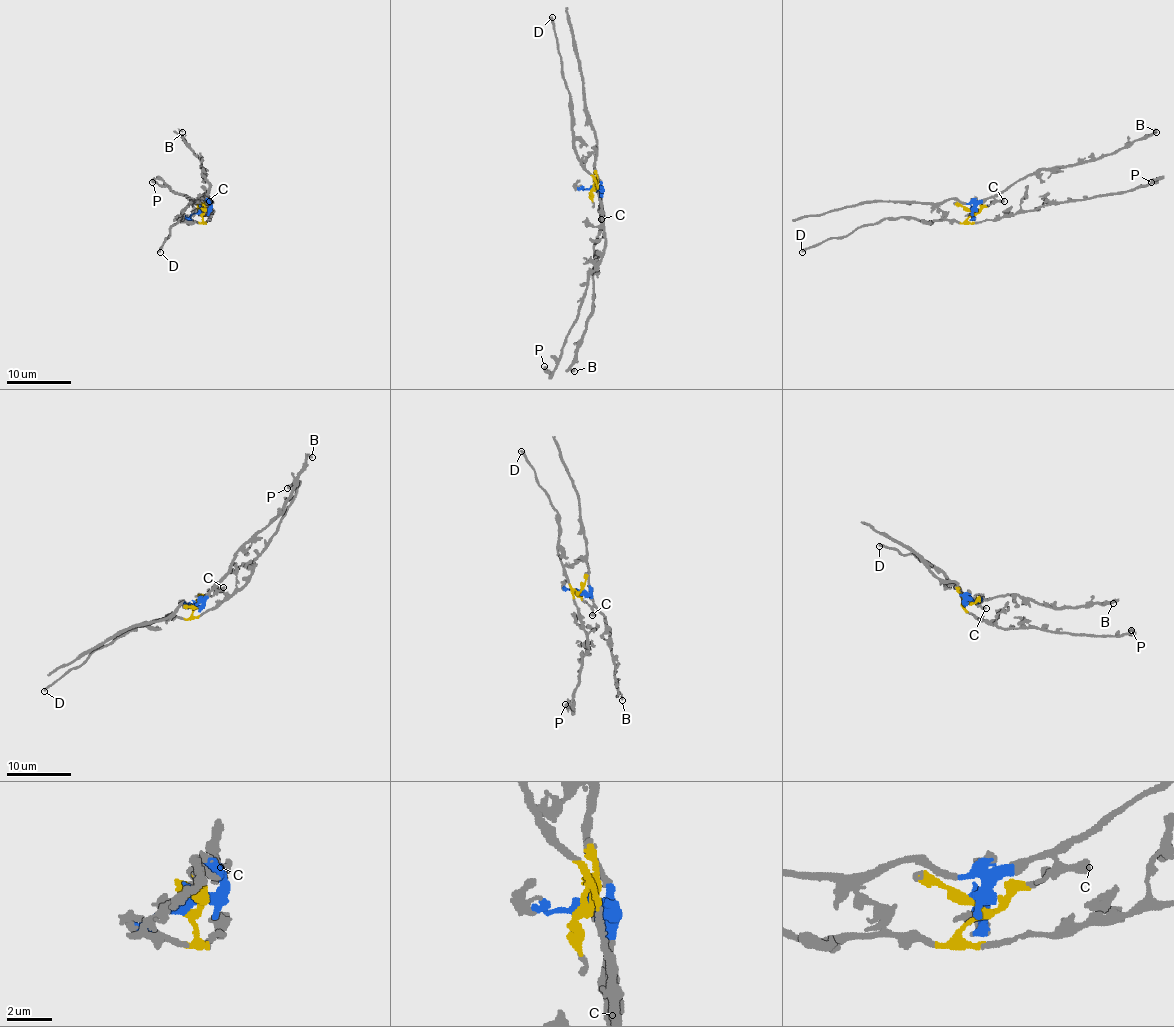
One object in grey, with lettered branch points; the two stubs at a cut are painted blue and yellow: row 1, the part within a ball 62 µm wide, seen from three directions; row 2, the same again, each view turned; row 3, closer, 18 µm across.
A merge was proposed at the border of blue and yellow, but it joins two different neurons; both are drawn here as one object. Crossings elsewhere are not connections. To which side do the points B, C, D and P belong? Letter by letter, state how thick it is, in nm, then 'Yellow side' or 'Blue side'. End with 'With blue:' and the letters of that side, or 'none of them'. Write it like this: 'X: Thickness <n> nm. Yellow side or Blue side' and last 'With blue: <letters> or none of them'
B: Thickness 240 nm. Blue side
C: Thickness 320 nm. Blue side
D: Thickness 260 nm. Yellow side
P: Thickness 260 nm. Yellow side
With blue: B, C

